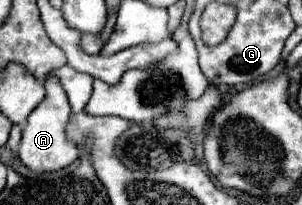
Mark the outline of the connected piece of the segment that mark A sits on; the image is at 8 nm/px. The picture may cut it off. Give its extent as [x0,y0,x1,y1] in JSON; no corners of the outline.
[17,77,79,173]

